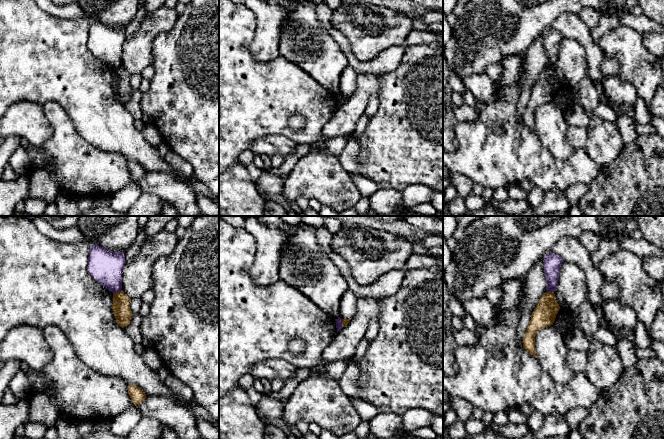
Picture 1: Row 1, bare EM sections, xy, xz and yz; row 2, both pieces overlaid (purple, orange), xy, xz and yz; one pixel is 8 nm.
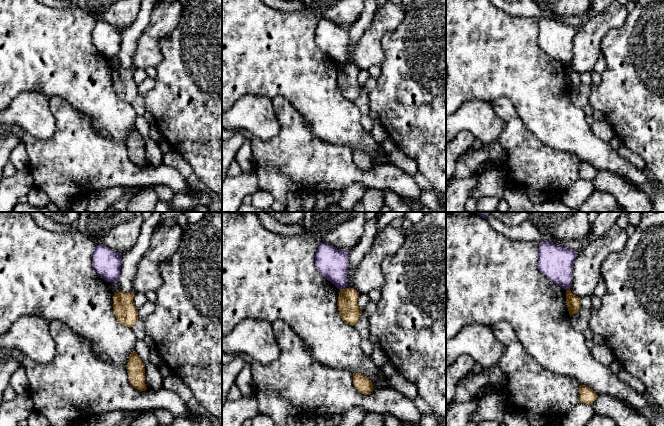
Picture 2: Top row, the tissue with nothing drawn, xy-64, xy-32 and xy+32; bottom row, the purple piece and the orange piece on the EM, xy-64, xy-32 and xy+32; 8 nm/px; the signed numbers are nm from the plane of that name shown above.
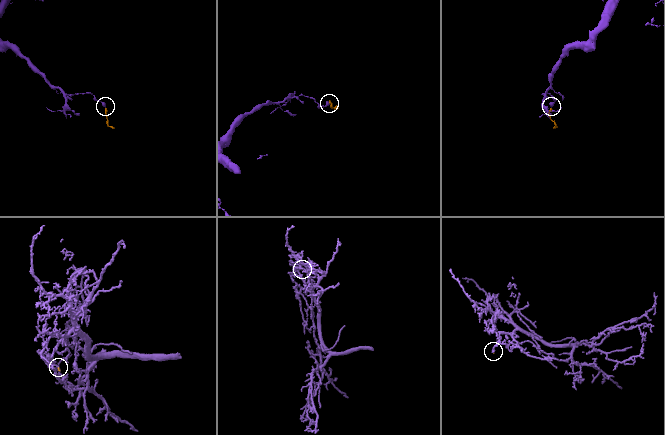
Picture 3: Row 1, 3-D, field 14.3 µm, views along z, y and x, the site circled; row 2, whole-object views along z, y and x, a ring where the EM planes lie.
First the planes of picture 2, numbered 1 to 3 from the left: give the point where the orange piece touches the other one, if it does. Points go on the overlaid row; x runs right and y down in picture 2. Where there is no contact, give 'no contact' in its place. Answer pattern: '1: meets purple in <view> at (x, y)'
1: no contact
2: meets purple in xy-32 at (342, 288)
3: meets purple in xy+32 at (567, 289)

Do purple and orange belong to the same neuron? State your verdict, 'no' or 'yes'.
yes

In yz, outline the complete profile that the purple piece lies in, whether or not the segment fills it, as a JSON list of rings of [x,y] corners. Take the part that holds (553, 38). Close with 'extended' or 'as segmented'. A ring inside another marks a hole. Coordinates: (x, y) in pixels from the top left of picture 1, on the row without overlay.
[[[550,28],[545,31],[544,48],[547,68],[540,74],[534,85],[530,99],[523,113],[524,124],[535,134],[535,111],[541,105],[553,101],[560,85],[554,67],[558,61],[559,47],[564,36],[557,30]]]; extended

